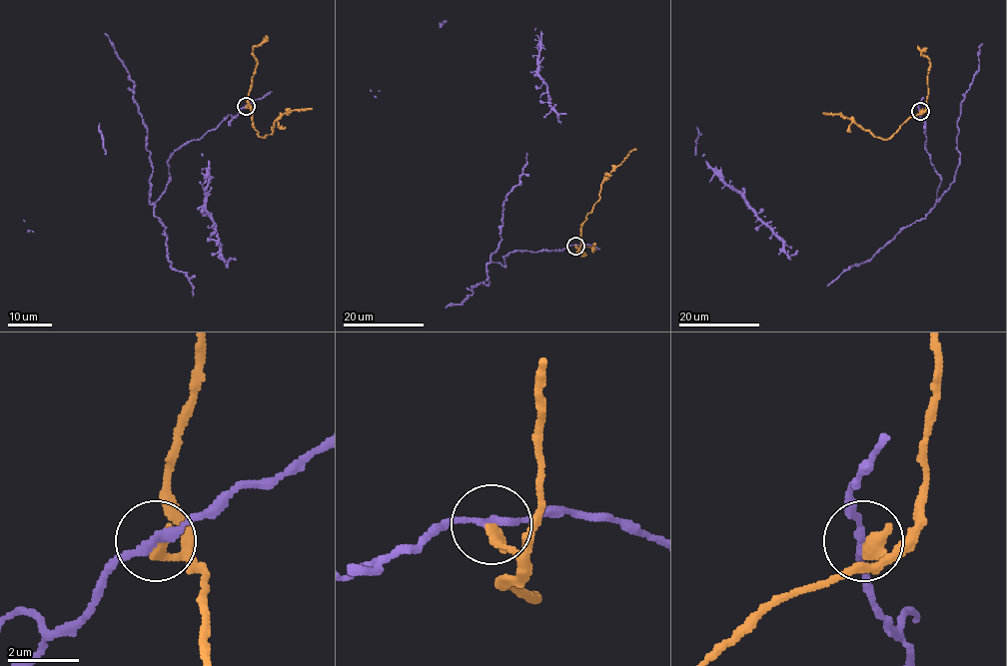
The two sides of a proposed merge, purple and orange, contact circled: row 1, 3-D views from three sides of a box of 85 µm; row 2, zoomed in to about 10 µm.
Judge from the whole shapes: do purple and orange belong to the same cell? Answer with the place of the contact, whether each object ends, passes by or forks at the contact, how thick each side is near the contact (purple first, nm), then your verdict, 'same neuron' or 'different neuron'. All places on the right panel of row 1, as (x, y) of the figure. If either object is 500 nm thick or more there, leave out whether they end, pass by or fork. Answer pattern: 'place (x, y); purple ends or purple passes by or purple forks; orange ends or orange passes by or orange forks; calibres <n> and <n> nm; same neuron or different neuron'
place (920, 111); purple passes by; orange ends; calibres 200 and 400 nm; different neuron

